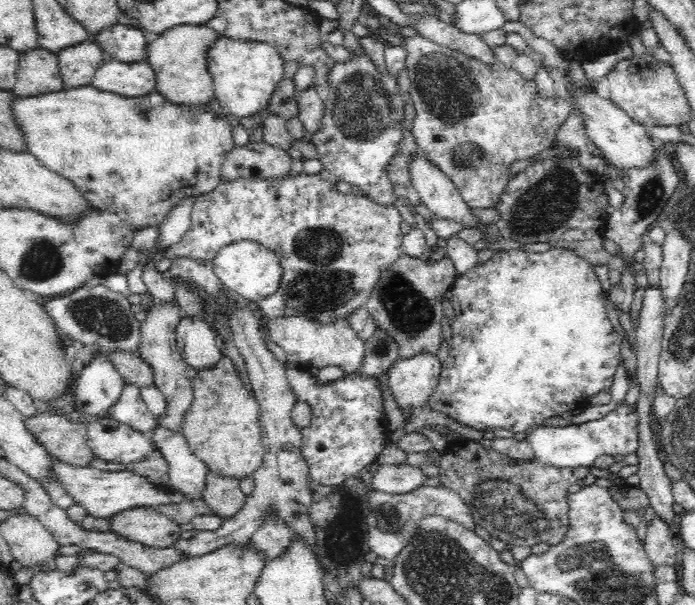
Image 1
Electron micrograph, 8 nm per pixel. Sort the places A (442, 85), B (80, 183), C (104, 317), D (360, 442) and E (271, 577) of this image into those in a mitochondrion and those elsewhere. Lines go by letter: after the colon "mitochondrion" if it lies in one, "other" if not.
A: mitochondrion
B: other
C: mitochondrion
D: other
E: other

